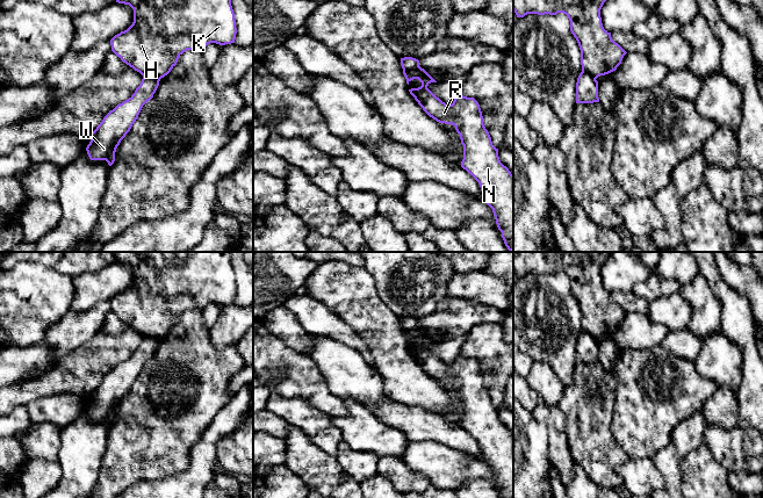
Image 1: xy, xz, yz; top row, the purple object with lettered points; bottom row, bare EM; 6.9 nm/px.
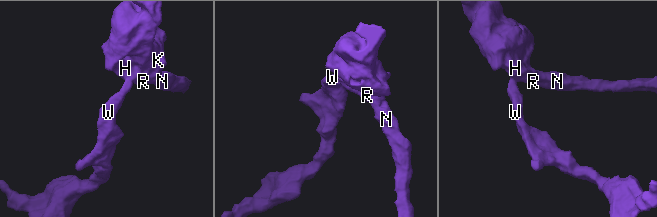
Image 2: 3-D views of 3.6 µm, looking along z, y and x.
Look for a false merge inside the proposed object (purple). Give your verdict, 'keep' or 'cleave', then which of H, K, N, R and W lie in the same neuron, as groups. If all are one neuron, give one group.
cleave; groups H K N R / W

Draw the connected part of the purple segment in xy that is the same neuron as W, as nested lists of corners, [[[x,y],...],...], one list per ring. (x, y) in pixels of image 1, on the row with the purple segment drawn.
[[[144,75],[135,93],[110,110],[91,133],[86,147],[91,160],[106,160],[109,166],[115,161],[115,152],[121,140],[138,118],[143,106],[153,98],[160,79]]]

